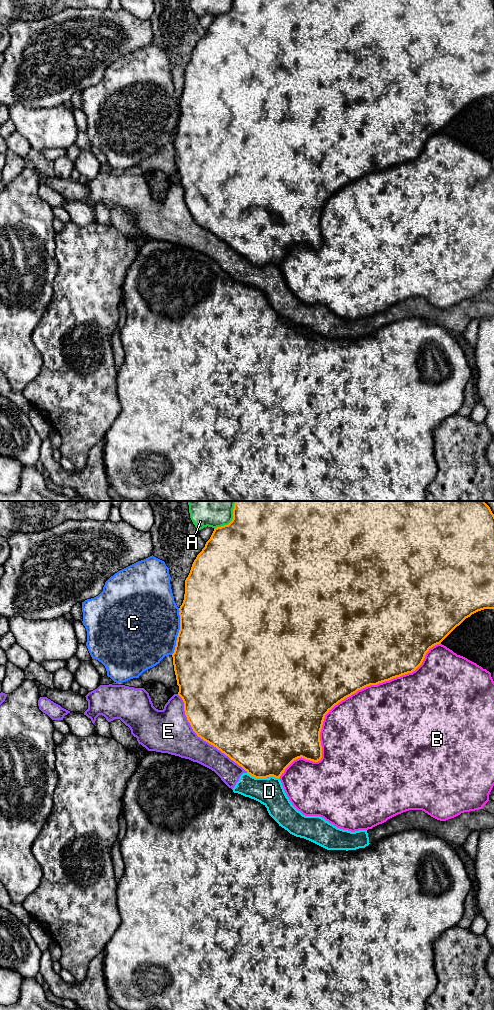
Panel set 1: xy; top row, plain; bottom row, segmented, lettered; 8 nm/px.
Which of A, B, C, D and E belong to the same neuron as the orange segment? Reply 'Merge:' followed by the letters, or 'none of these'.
Merge: none of these

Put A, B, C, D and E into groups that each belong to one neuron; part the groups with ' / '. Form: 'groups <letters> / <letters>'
groups A / B / C / D E

